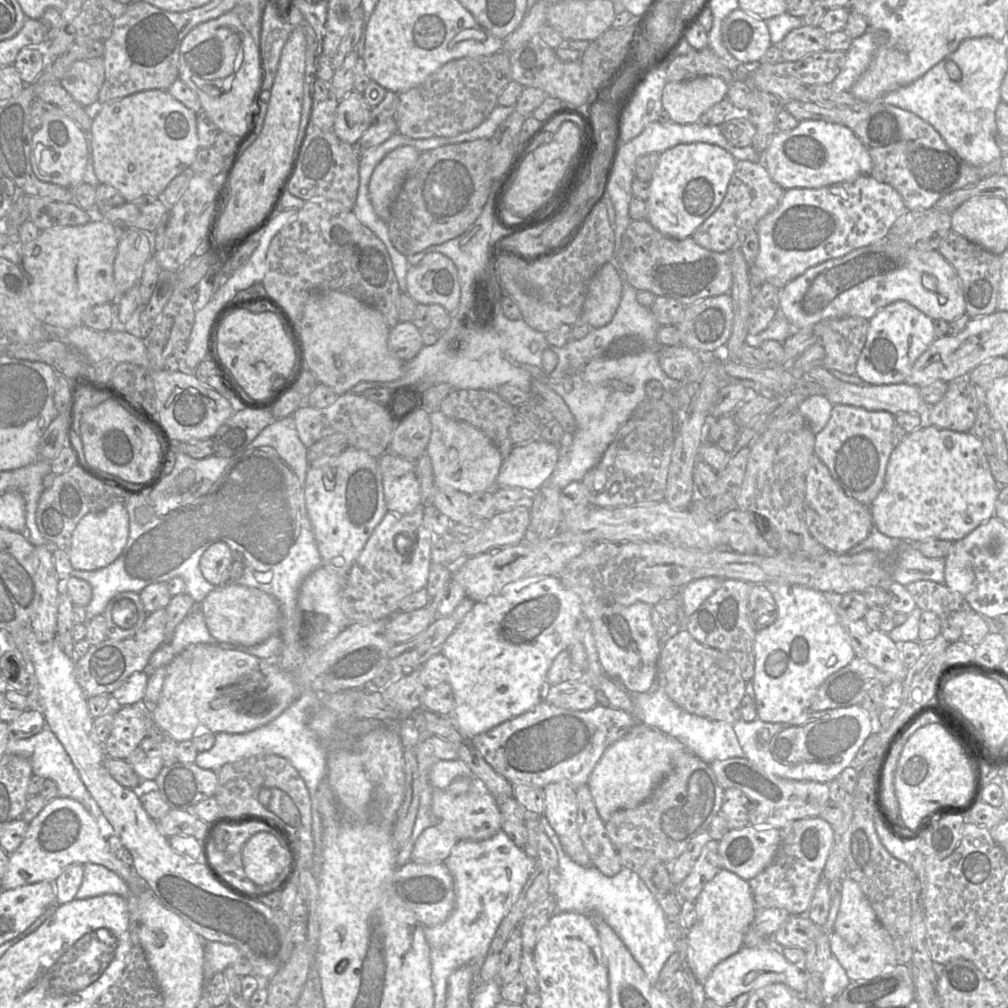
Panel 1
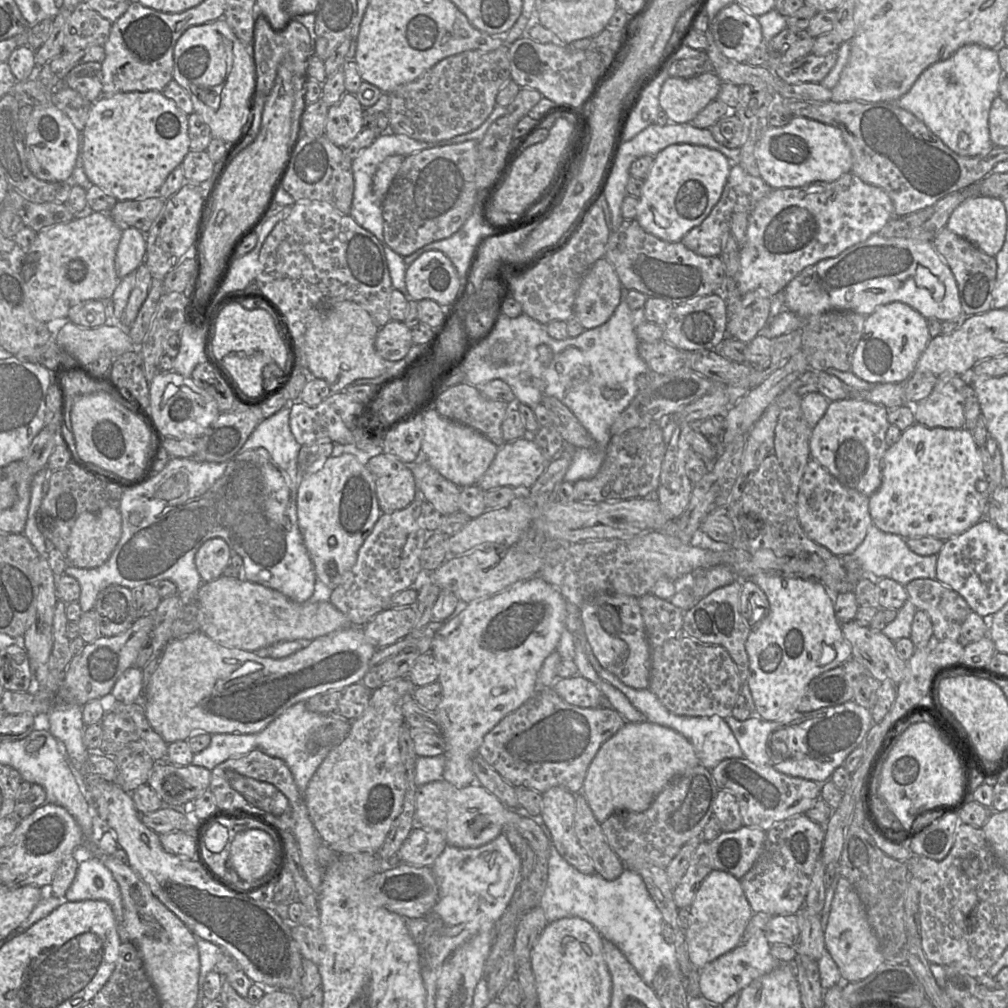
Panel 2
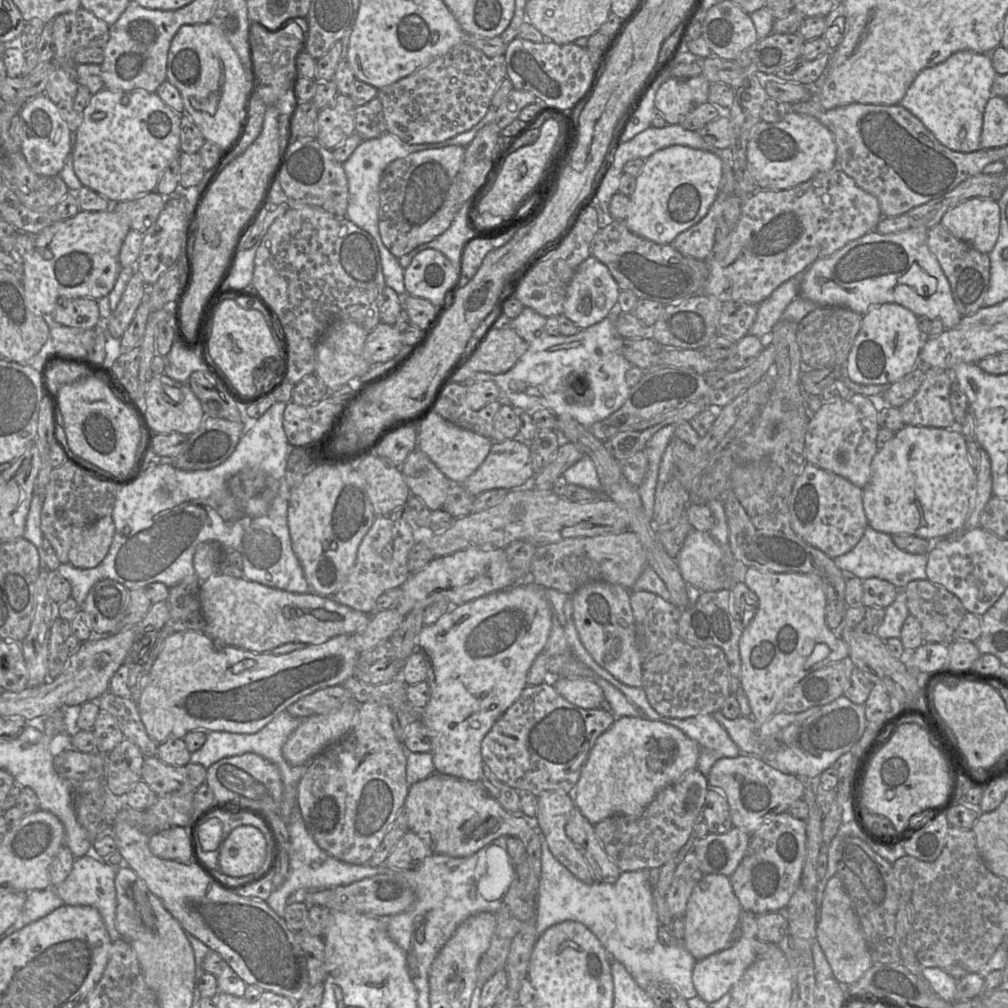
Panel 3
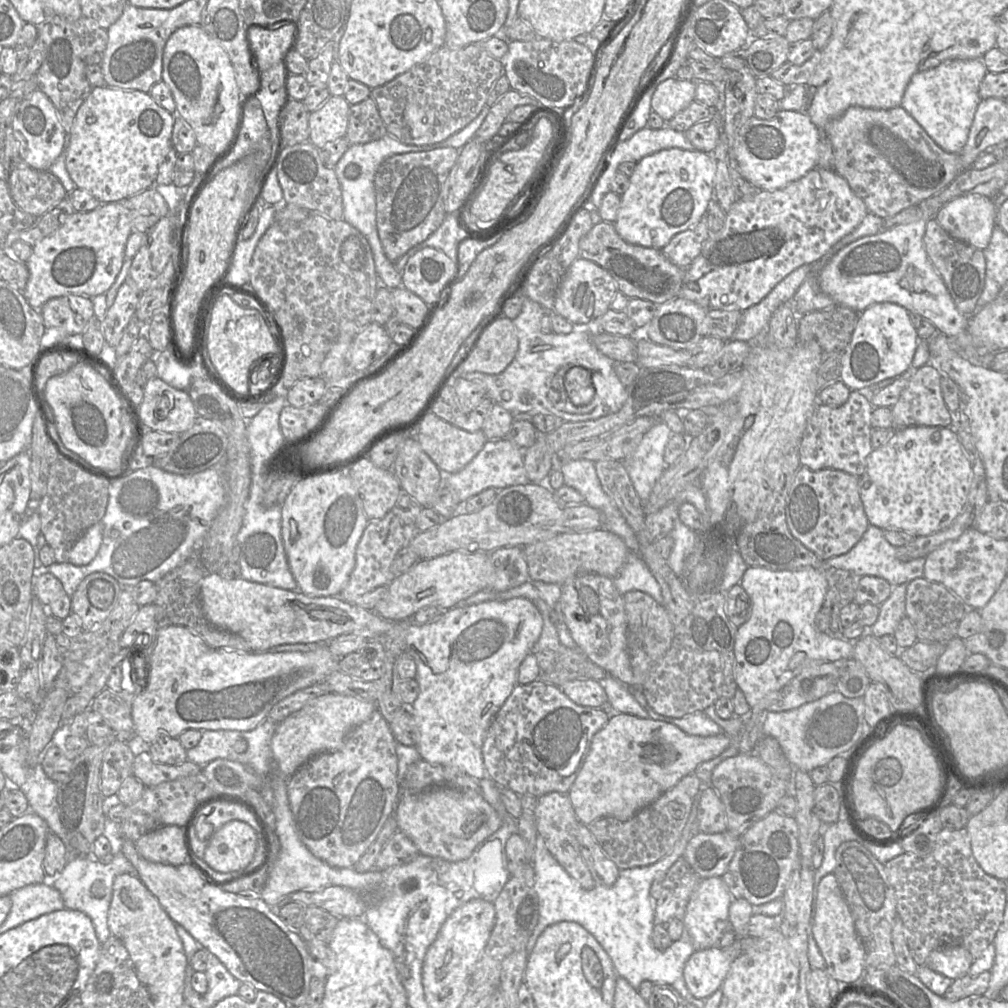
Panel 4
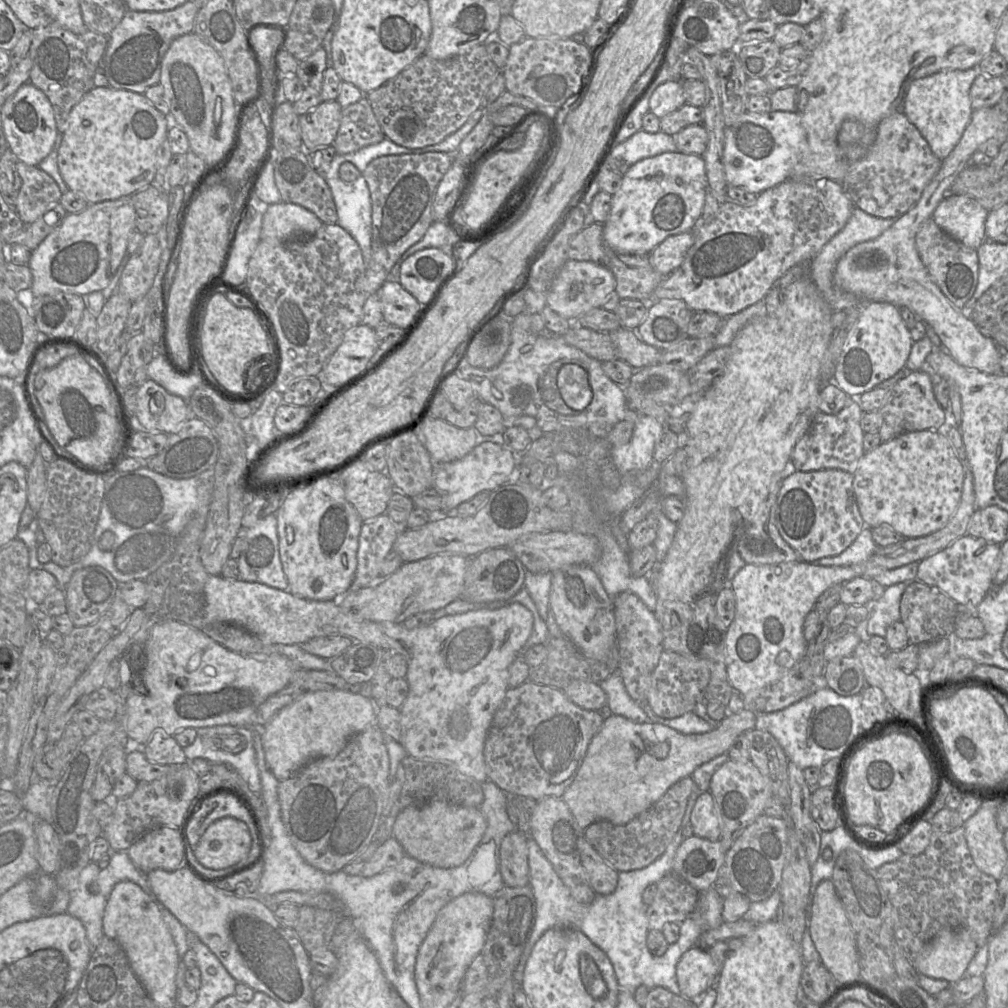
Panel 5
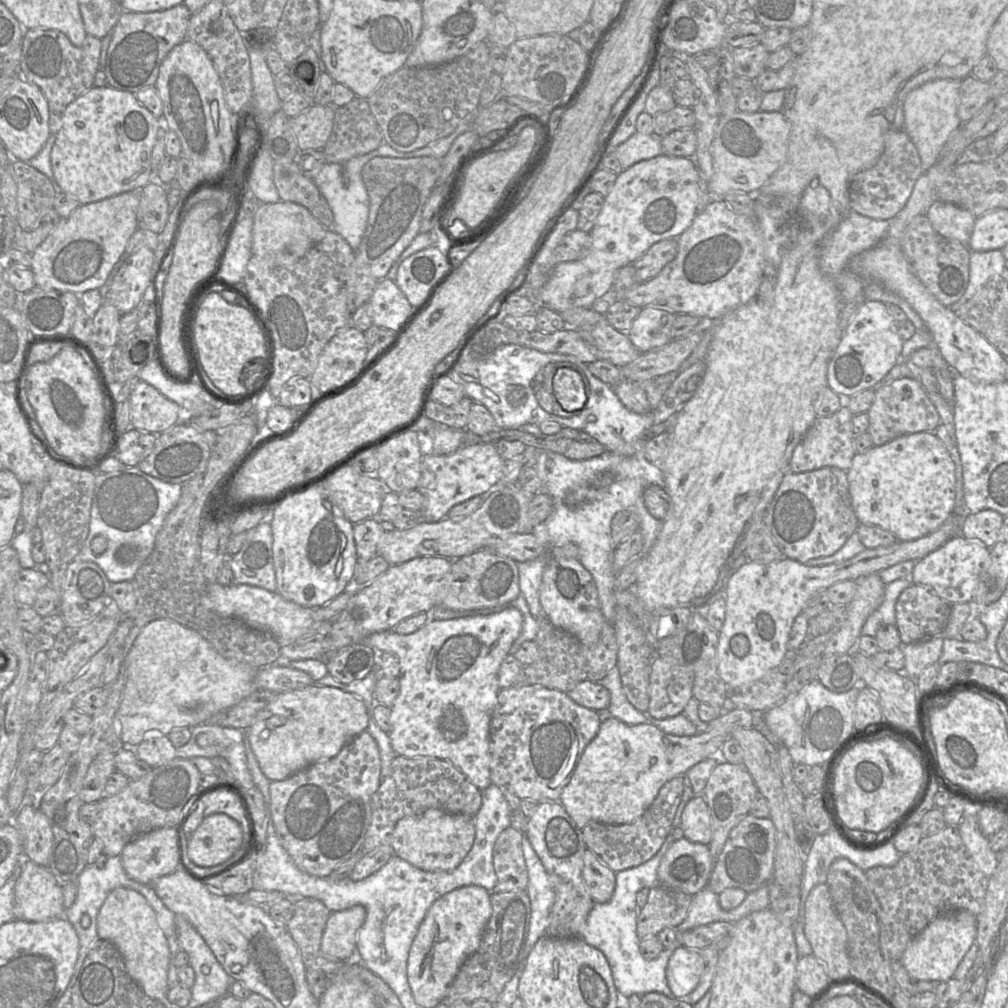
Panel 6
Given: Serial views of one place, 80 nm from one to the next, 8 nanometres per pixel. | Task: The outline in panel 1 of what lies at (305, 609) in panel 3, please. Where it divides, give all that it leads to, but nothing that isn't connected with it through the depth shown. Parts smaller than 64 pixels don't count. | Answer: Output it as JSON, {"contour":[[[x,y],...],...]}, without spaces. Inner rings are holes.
{"contour":[[[243,584],[215,586],[200,603],[197,604],[203,613],[206,626],[217,643],[250,647],[257,645],[271,636],[279,636],[280,610],[276,600],[269,594]]]}

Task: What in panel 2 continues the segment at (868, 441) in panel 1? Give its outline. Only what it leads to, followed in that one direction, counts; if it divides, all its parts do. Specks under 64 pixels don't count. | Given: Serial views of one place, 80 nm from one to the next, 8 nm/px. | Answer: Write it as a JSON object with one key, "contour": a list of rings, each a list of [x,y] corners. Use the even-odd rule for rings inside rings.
{"contour":[[[858,399],[830,401],[824,416],[812,429],[810,457],[844,486],[870,497],[881,485],[882,461],[888,445],[885,437],[890,424],[888,409]]]}

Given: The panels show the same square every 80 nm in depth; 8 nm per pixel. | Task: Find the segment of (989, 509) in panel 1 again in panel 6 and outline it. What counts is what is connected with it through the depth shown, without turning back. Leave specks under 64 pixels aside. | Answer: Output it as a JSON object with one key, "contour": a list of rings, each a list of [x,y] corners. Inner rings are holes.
{"contour":[[[935,432],[898,436],[881,446],[857,453],[847,470],[849,493],[860,524],[875,525],[892,533],[898,541],[911,541],[936,530],[953,512],[956,498],[955,464]]]}

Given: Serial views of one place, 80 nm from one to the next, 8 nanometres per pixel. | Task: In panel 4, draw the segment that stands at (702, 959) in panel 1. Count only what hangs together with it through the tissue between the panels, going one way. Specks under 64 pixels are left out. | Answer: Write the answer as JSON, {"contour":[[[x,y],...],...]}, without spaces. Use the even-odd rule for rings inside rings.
{"contour":[[[722,877],[700,880],[682,920],[695,951],[716,946],[730,928],[729,907],[732,900]]]}

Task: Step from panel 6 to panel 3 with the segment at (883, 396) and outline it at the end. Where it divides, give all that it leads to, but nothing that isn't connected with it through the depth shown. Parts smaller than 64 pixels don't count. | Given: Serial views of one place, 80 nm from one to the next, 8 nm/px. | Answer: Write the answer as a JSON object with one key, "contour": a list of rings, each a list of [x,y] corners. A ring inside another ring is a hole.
{"contour":[[[928,367],[915,395],[899,407],[904,426],[949,428],[955,422],[950,404],[951,370]]]}

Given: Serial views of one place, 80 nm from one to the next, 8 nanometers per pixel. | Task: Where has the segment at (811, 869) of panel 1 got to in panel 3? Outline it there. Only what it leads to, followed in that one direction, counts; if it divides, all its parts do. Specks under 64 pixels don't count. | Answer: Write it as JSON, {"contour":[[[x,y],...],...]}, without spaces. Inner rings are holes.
{"contour":[[[788,812],[773,816],[750,833],[744,857],[729,877],[743,910],[755,915],[785,910],[791,896],[801,885],[806,840],[806,822]]]}

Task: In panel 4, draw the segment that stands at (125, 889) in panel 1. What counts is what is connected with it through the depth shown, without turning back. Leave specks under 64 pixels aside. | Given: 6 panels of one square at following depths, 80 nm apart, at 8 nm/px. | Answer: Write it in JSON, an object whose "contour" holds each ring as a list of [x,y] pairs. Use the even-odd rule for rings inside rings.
{"contour":[[[117,852],[109,864],[102,864],[95,857],[71,859],[62,872],[50,880],[60,892],[65,908],[81,911],[91,919],[97,940],[103,944],[111,936],[108,927],[108,911],[112,899],[113,882],[116,876],[125,873],[135,874],[135,868],[121,852]]]}

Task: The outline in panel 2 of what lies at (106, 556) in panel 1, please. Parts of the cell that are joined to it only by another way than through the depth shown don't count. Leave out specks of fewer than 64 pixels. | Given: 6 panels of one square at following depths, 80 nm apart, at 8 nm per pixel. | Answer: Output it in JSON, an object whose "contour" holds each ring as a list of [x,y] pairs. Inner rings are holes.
{"contour":[[[118,508],[82,513],[71,530],[68,564],[77,568],[101,566],[111,556],[121,534],[122,517]]]}

